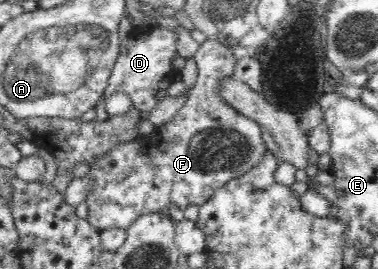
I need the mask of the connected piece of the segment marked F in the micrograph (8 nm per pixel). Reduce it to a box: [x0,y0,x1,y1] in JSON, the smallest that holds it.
[84,37,269,231]

